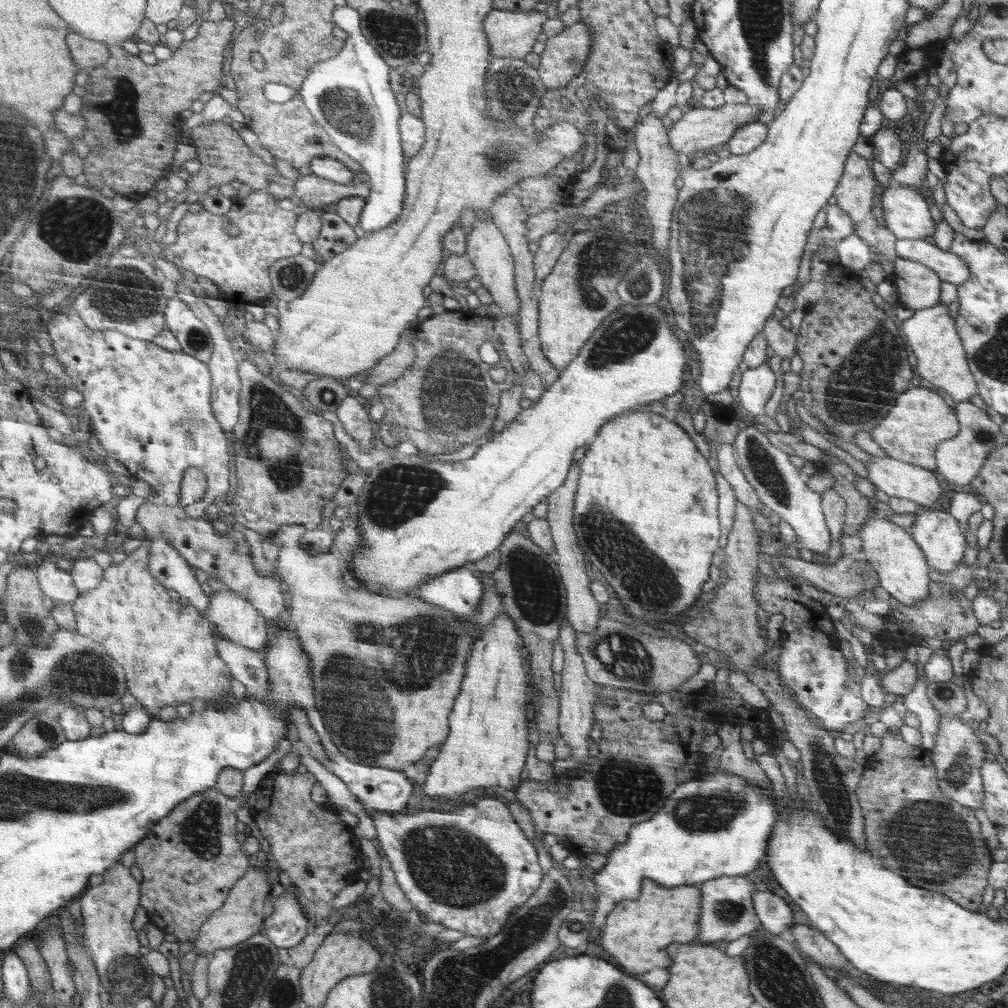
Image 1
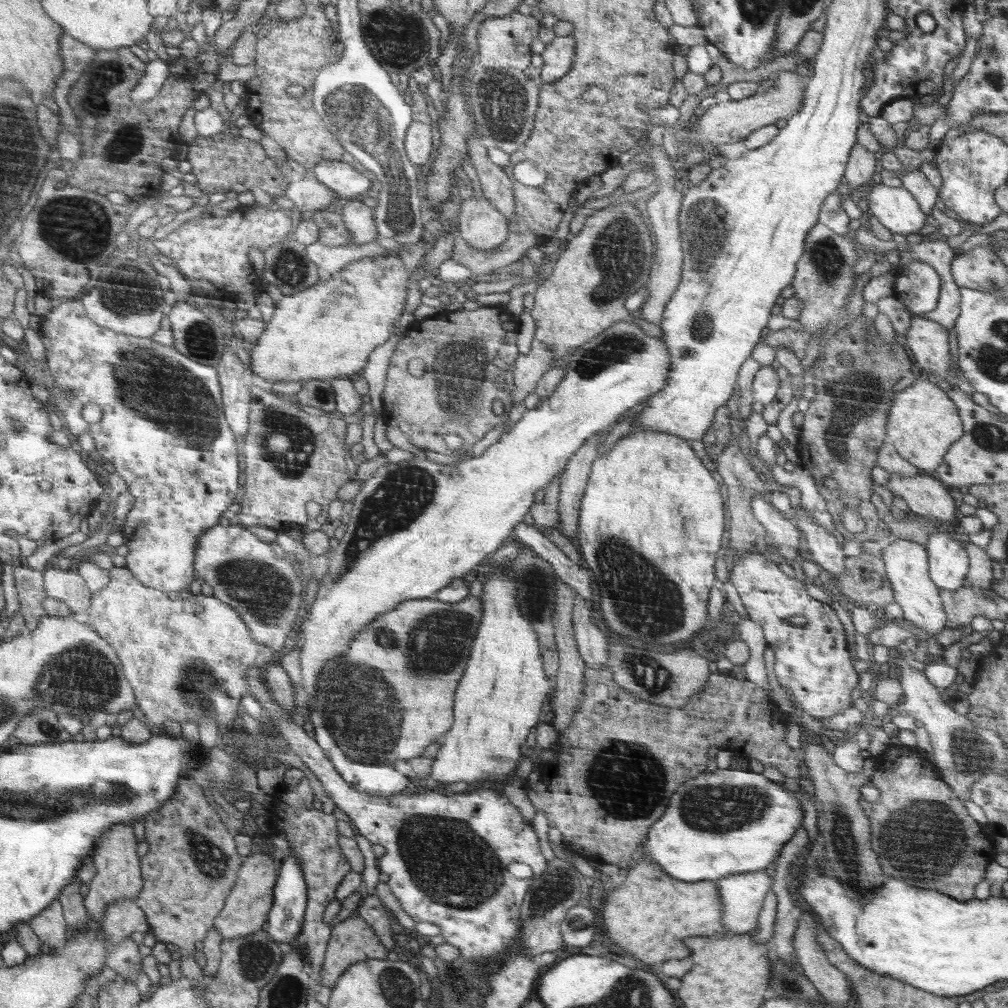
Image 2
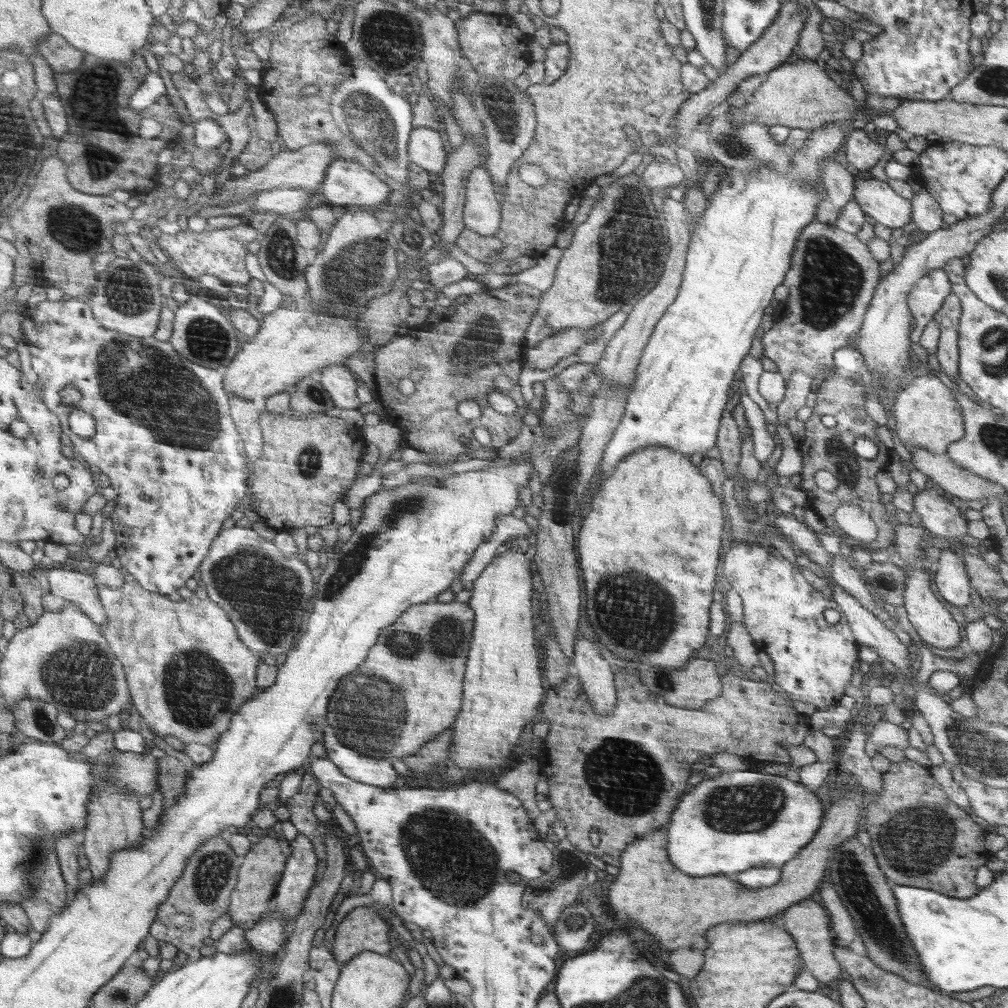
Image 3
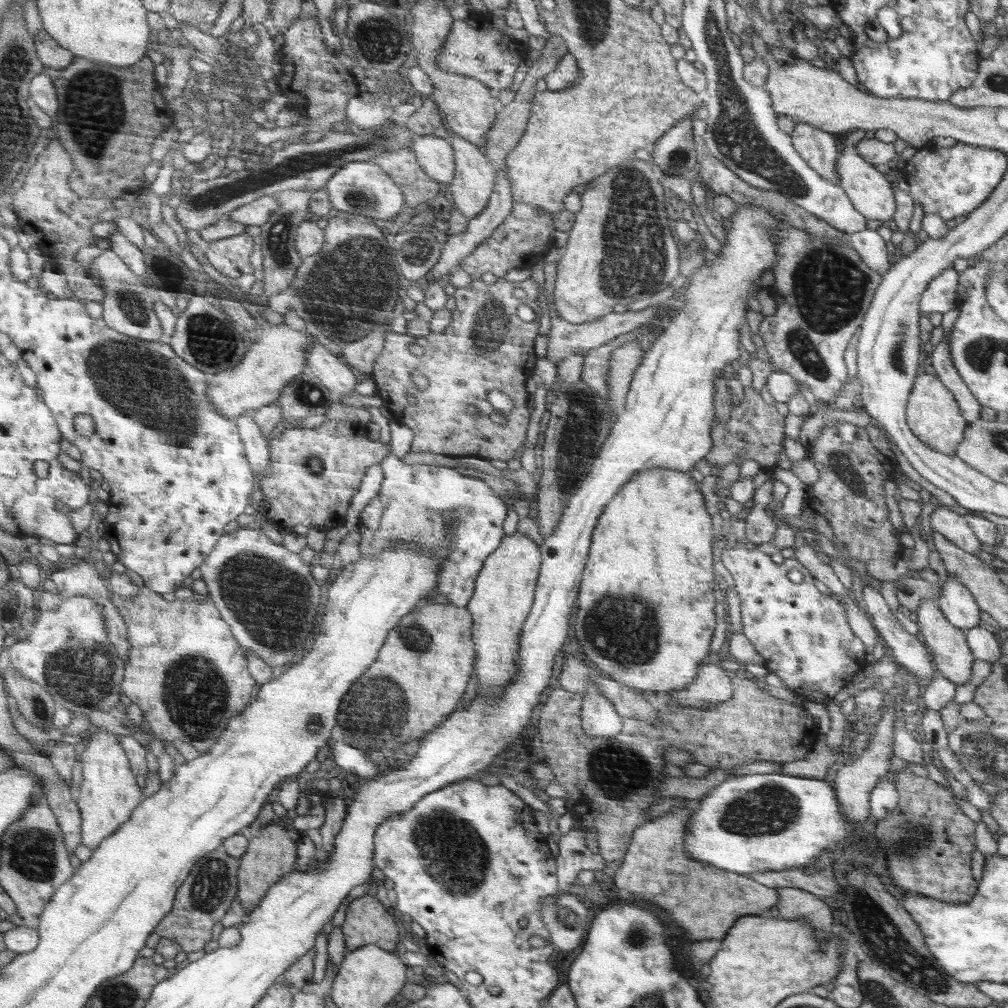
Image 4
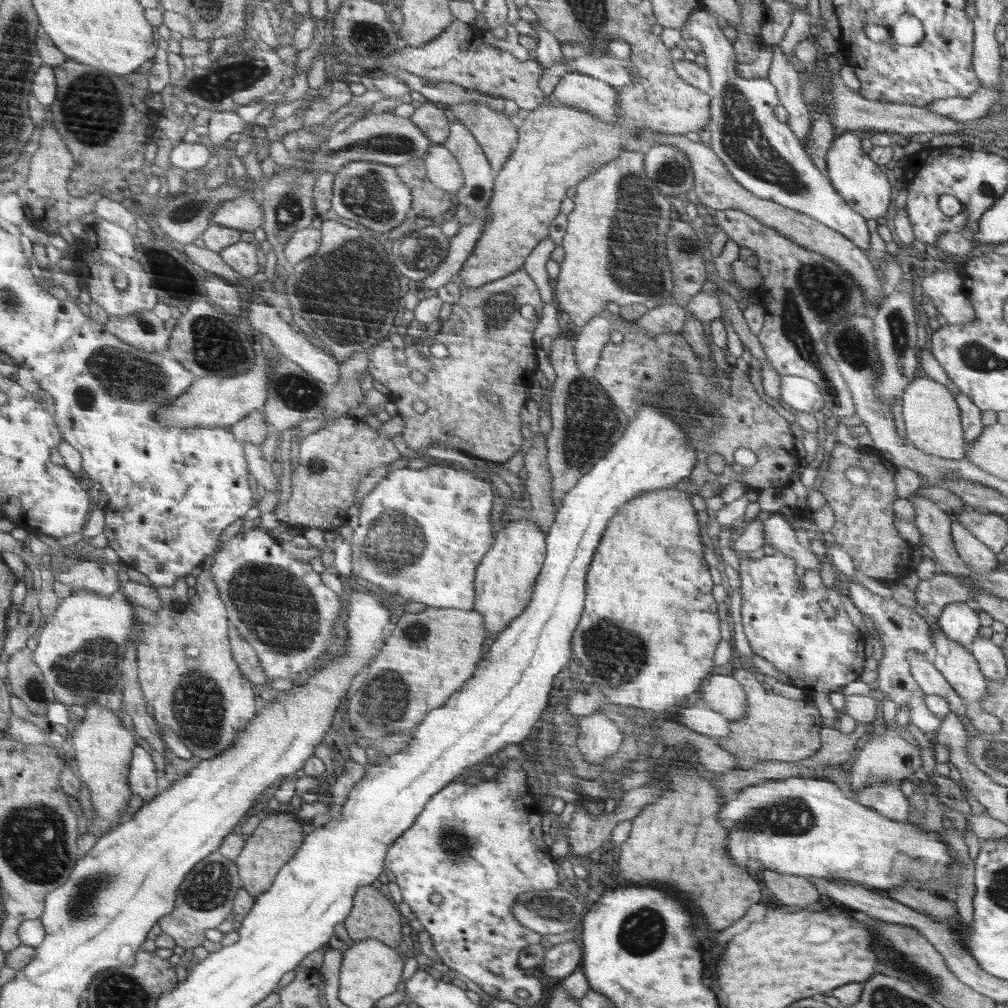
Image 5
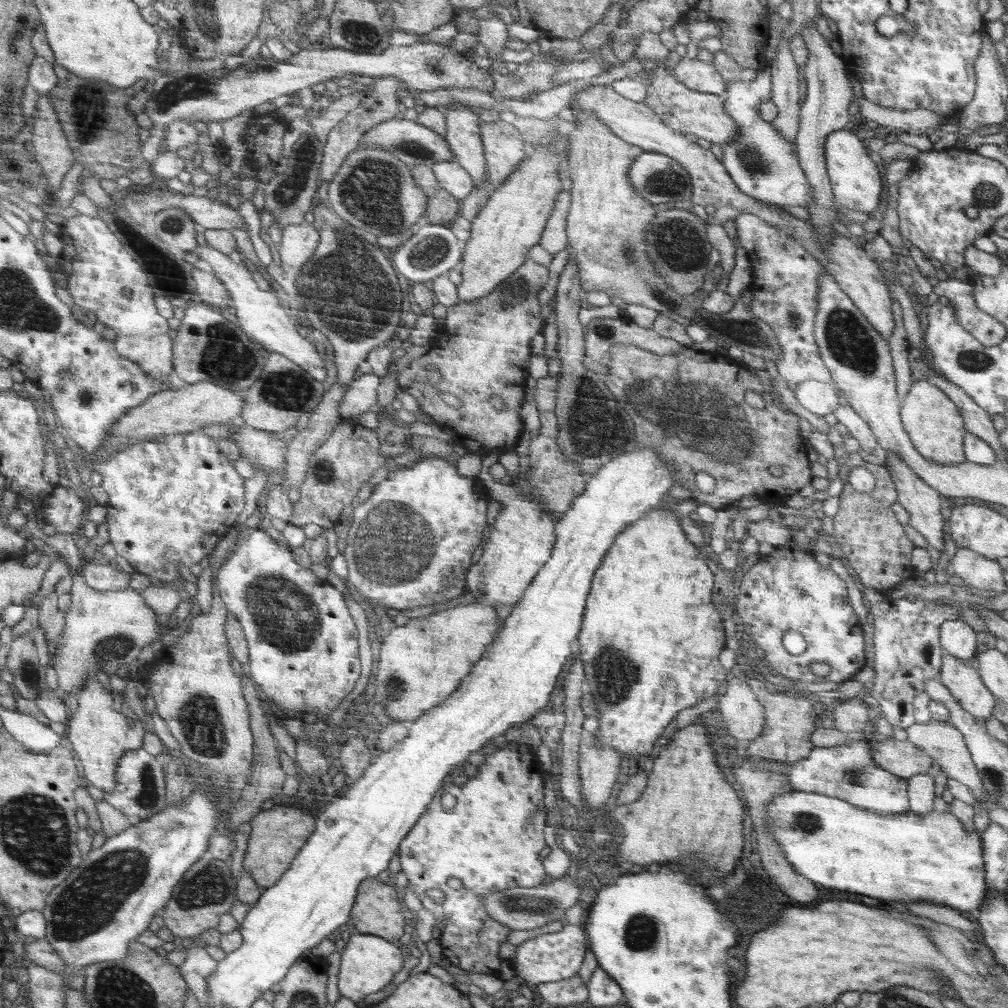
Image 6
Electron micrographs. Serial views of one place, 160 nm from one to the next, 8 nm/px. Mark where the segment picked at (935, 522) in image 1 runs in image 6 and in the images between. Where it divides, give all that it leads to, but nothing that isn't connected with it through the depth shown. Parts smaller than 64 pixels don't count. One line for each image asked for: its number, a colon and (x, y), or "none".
2: (948, 564)
3: (950, 577)
4: (957, 603)
5: (959, 621)
6: (957, 638)

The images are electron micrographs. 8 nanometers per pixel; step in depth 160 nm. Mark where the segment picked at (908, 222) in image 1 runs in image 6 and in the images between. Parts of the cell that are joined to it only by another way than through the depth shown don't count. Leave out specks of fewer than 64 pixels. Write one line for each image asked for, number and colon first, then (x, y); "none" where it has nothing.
2: (897, 209)
3: (876, 199)
4: (871, 193)
5: (859, 180)
6: (856, 181)

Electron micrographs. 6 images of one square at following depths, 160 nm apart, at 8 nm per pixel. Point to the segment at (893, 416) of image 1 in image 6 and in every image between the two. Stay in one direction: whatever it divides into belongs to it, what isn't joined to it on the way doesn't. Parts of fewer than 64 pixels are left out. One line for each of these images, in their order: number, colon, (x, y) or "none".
2: (923, 424)
3: (927, 415)
4: (934, 415)
5: (932, 417)
6: (934, 422)

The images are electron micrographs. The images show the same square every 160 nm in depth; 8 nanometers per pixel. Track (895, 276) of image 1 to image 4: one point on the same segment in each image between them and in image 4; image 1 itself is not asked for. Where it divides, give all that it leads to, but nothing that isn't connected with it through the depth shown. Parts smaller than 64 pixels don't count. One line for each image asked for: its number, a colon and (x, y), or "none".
2: (918, 286)
3: (929, 294)
4: (940, 296)

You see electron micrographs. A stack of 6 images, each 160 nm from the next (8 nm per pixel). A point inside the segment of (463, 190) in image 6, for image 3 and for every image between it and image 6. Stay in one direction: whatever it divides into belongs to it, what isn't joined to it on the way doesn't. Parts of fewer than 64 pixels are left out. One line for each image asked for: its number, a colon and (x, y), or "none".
3: (426, 149)
4: (435, 155)
5: (443, 170)

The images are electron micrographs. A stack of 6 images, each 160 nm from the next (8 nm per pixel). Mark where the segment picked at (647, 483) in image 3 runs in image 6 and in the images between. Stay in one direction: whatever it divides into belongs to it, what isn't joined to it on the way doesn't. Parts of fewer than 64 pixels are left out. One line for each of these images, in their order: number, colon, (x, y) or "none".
4: (651, 553)
5: (650, 627)
6: (652, 579)

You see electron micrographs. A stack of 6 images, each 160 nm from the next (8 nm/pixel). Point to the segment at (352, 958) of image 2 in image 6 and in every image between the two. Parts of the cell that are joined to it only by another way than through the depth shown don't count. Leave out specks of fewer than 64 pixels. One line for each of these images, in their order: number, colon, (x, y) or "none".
3: (360, 930)
4: (366, 922)
5: (373, 917)
6: (377, 911)

